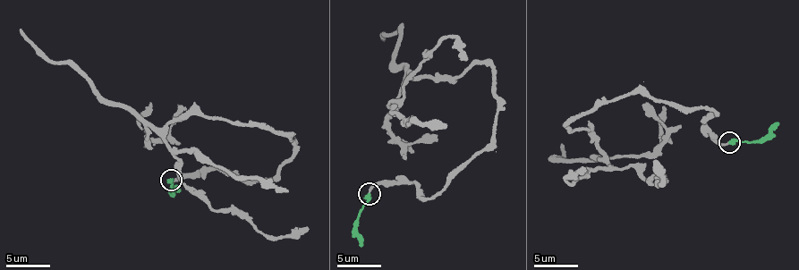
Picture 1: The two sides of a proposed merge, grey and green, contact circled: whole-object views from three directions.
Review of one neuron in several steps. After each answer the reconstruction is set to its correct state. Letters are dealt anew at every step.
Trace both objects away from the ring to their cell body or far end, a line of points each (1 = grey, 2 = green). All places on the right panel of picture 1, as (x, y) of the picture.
1: (730, 143), (701, 126), (716, 113), (706, 106), (641, 96), (571, 120), (614, 167), (657, 185), (656, 160)
2: (730, 143), (757, 139), (778, 122)

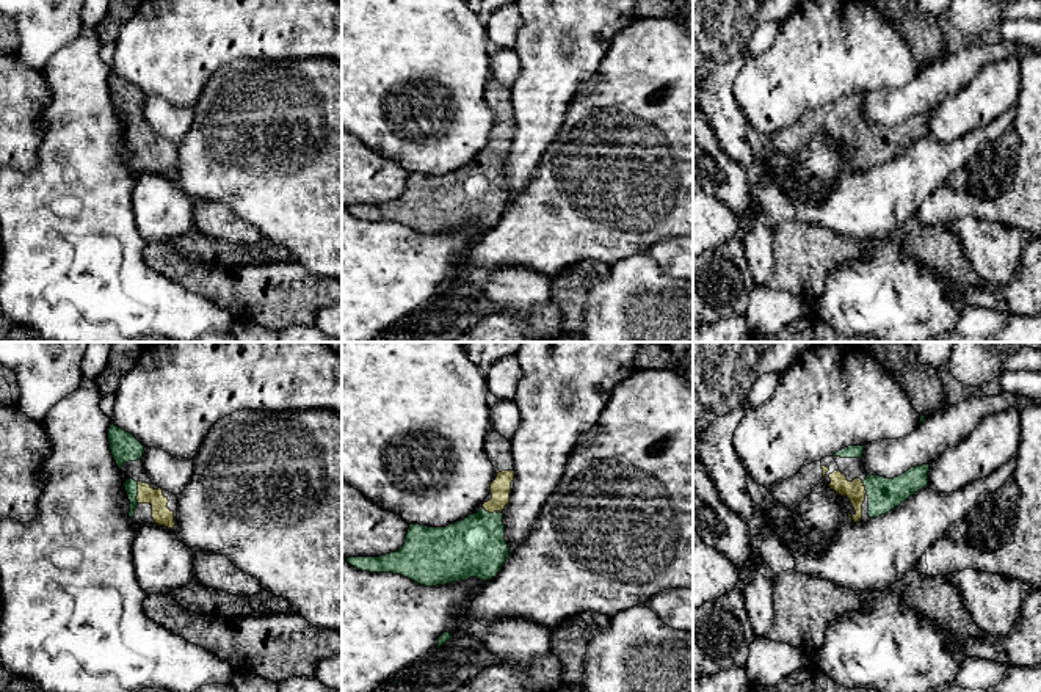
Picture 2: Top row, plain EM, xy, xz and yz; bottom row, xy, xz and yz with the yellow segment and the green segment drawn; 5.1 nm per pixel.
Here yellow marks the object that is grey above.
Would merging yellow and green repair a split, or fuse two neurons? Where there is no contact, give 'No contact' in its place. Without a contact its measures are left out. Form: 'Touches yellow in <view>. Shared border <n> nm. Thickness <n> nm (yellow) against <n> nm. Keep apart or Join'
Touches yellow in xy. Shared border 110 nm. Thickness 100 nm (yellow) against 70 nm. Join

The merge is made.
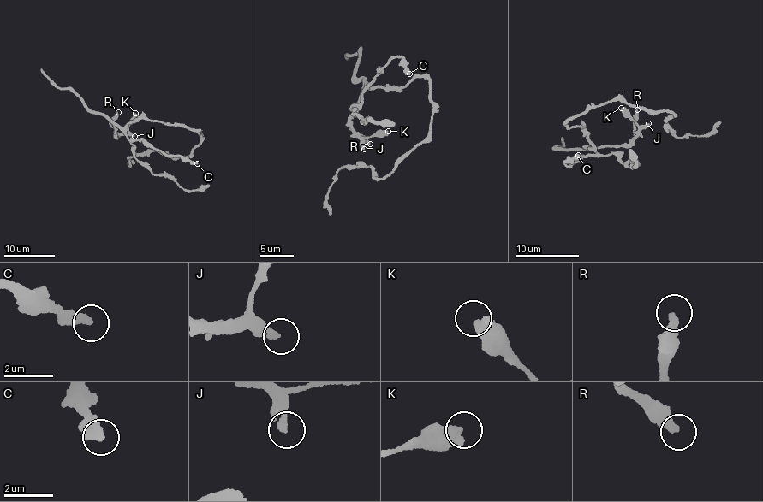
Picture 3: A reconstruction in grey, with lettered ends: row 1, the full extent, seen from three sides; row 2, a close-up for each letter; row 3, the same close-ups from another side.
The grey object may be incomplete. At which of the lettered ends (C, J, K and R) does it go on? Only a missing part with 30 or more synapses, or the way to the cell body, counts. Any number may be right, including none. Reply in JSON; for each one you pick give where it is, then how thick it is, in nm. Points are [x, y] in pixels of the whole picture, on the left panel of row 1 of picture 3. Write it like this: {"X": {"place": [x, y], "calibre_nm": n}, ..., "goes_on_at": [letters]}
{"J": {"place": [134, 136], "calibre_nm": 200}, "goes_on_at": ["J"]}

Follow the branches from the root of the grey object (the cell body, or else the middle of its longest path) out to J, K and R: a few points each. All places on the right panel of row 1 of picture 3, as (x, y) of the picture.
J: (569, 120), (570, 128), (580, 126), (589, 133), (592, 150), (622, 145), (635, 139), (648, 123)
K: (569, 120), (570, 128), (580, 126), (589, 133), (592, 150), (620, 146), (635, 139), (639, 126), (621, 108)
R: (569, 120), (570, 128), (580, 126), (589, 133), (592, 150), (620, 146), (634, 137), (637, 109)

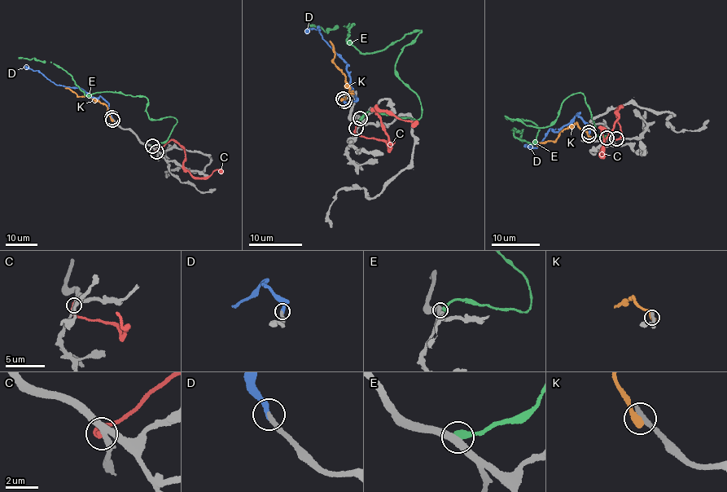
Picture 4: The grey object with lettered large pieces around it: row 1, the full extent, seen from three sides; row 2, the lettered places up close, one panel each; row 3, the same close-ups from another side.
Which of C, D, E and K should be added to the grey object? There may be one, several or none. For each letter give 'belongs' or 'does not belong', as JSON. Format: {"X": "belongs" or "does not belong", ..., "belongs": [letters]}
{"C": "does not belong", "D": "belongs", "E": "does not belong", "K": "does not belong", "belongs": ["D"]}

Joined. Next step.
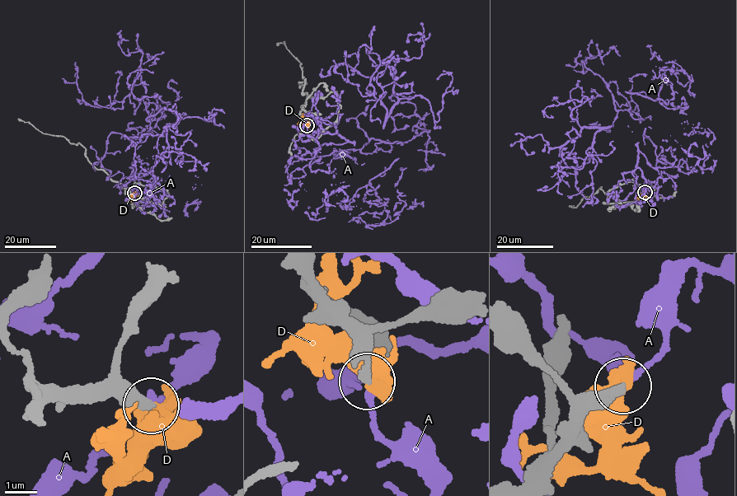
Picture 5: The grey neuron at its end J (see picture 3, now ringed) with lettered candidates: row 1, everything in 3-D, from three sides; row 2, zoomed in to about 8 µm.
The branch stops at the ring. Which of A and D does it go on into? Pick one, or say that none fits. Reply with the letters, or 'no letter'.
no letter

